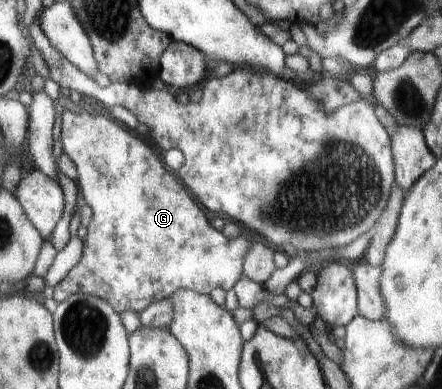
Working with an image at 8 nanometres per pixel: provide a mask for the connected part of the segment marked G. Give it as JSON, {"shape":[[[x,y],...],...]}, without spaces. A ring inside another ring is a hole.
{"shape":[[[85,106],[78,108],[76,113],[64,110],[60,138],[63,153],[74,163],[79,194],[93,209],[93,219],[87,226],[81,261],[56,287],[54,299],[58,303],[75,294],[93,295],[106,300],[118,314],[131,311],[139,315],[150,305],[171,298],[182,289],[192,289],[200,294],[210,294],[216,288],[226,292],[234,289],[244,273],[242,267],[251,243],[241,237],[229,239],[211,228],[185,186],[173,176],[173,172],[167,170],[165,174],[163,162],[141,138],[105,116],[90,115]]]}

